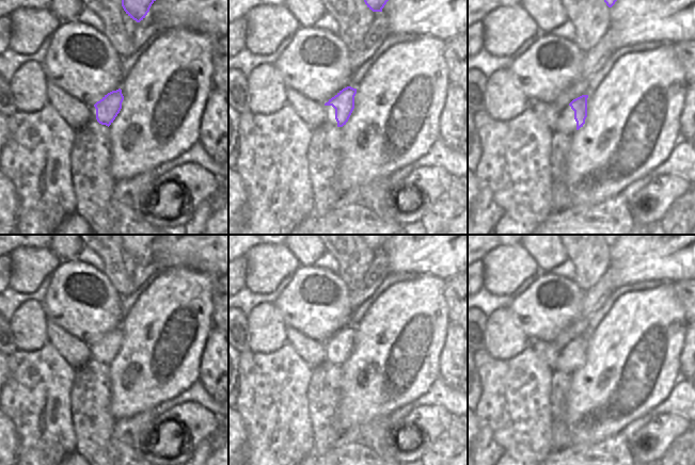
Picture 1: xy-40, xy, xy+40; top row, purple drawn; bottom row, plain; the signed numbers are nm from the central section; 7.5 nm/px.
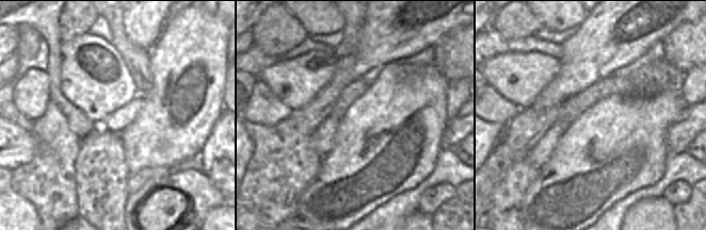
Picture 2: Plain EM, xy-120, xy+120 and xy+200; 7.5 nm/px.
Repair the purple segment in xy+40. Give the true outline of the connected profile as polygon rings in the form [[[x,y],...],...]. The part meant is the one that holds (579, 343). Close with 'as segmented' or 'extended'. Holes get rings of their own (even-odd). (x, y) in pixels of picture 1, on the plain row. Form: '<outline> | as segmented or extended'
[[[582,334],[573,338],[569,344],[574,350],[574,358],[576,360],[576,369],[585,363],[587,356],[587,337],[588,334]]] | as segmented

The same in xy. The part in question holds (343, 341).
[[[347,325],[325,342],[325,344],[332,344],[335,348],[335,358],[337,360],[337,366],[343,366],[348,360],[354,348],[356,333],[357,327]]] | as segmented

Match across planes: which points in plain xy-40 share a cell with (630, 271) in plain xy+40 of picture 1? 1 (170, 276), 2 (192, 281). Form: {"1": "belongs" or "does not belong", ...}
{"1": "does not belong", "2": "does not belong"}

